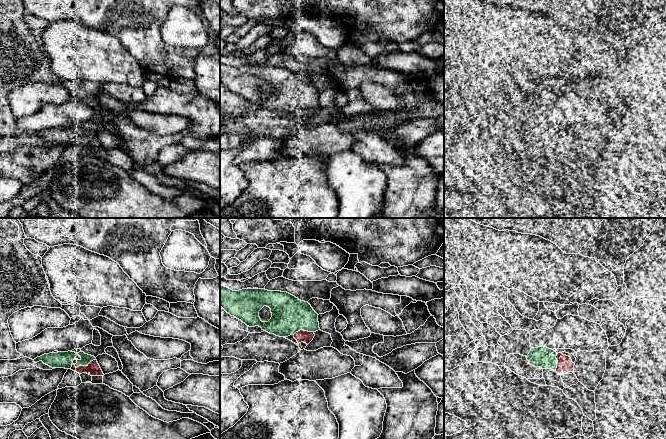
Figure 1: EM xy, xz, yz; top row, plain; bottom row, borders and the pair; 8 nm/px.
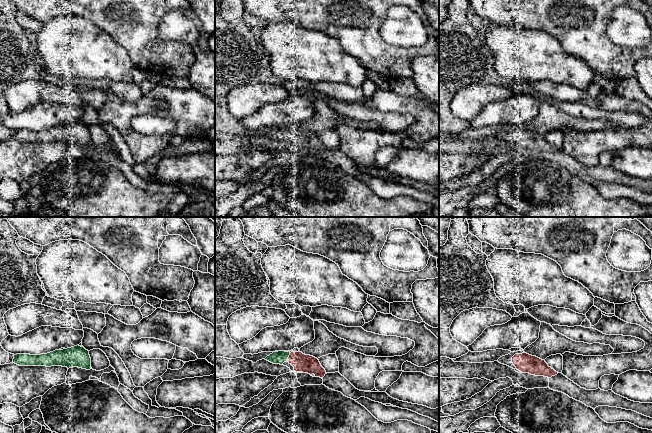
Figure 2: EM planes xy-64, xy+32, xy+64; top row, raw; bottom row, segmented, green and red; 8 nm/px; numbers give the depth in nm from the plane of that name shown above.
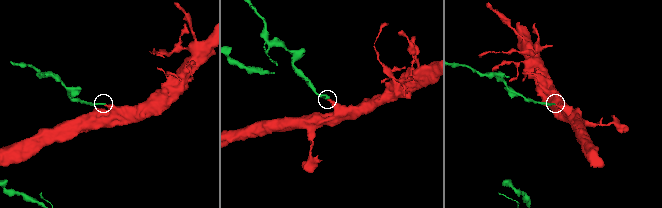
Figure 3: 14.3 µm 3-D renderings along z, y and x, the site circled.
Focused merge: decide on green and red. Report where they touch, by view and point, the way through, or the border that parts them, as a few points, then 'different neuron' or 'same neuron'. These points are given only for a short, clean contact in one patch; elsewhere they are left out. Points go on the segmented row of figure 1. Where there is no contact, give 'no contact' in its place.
contact xy (85, 365); same neuron

